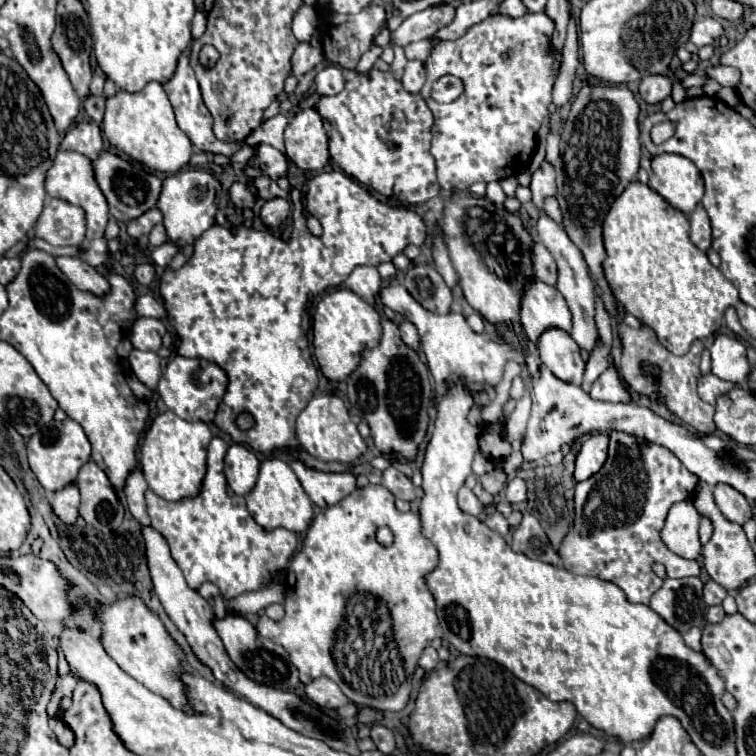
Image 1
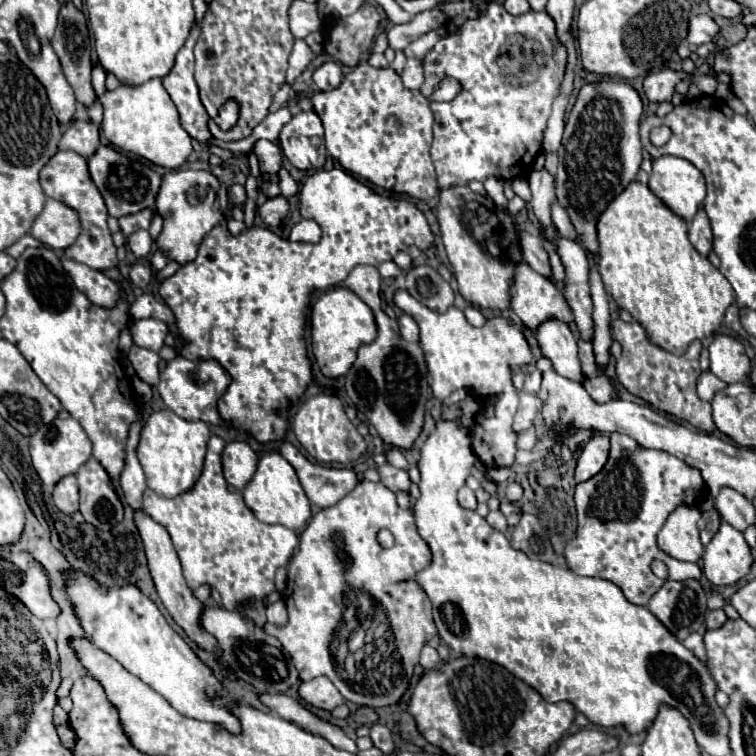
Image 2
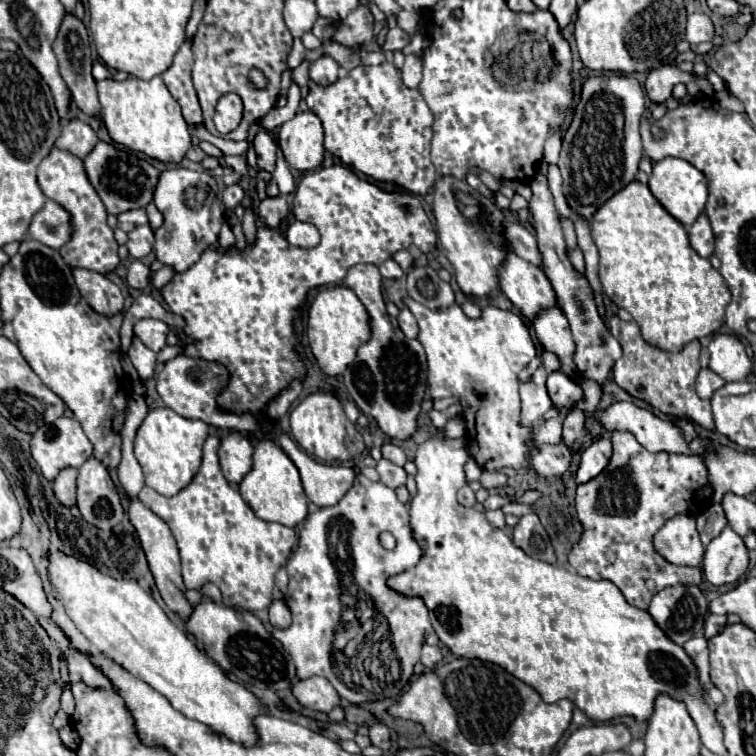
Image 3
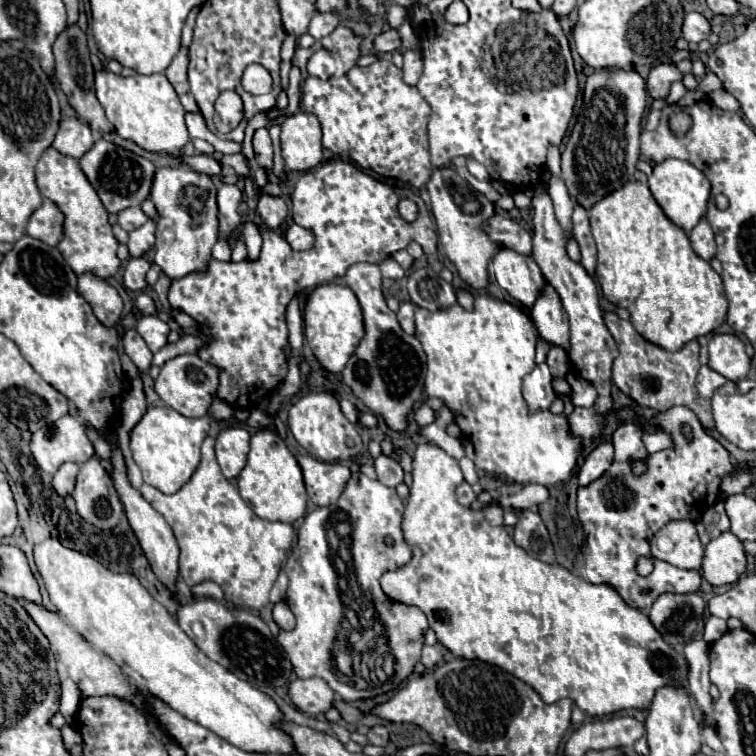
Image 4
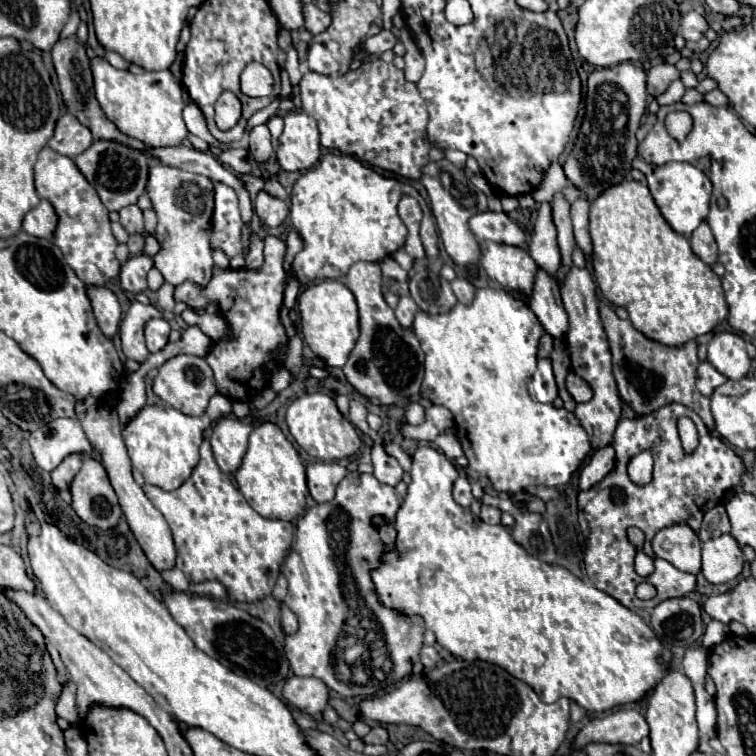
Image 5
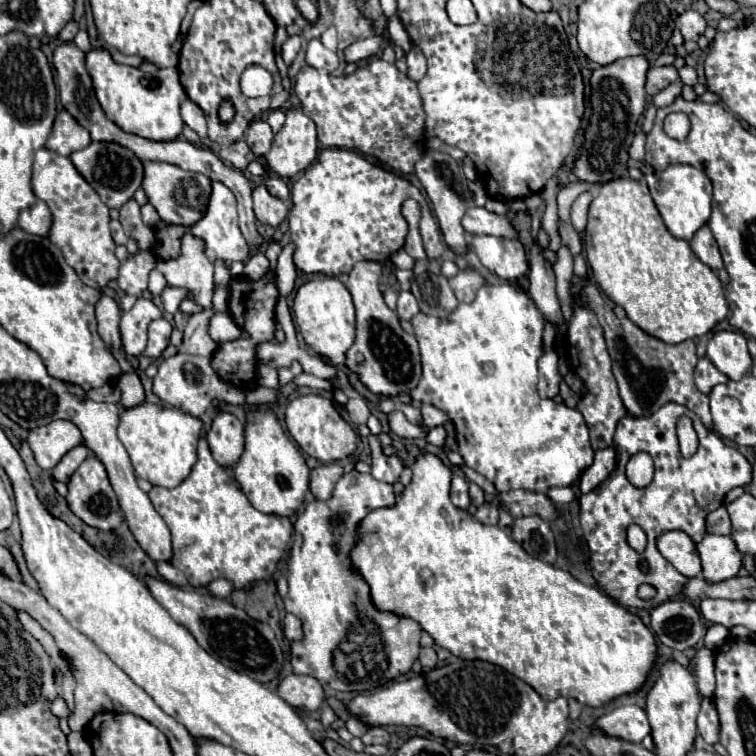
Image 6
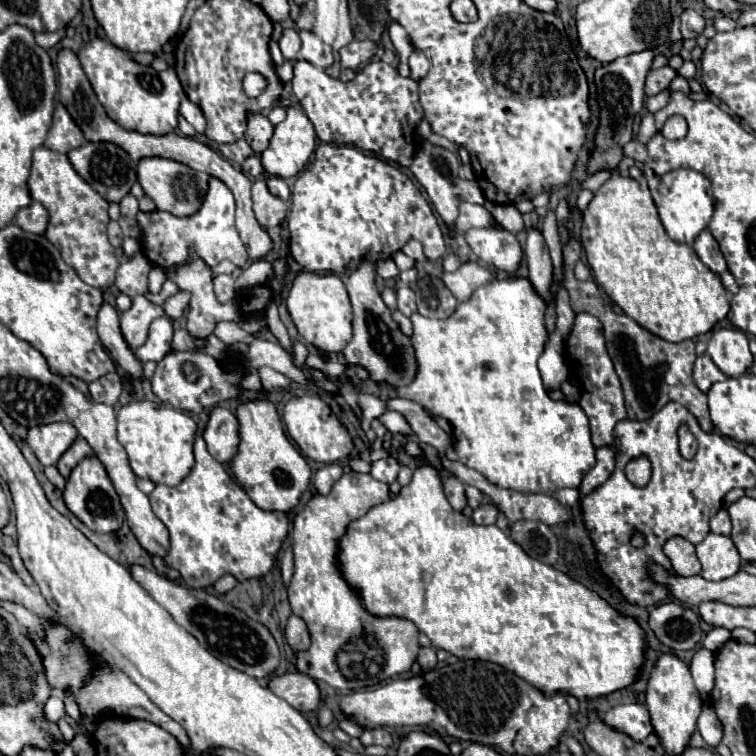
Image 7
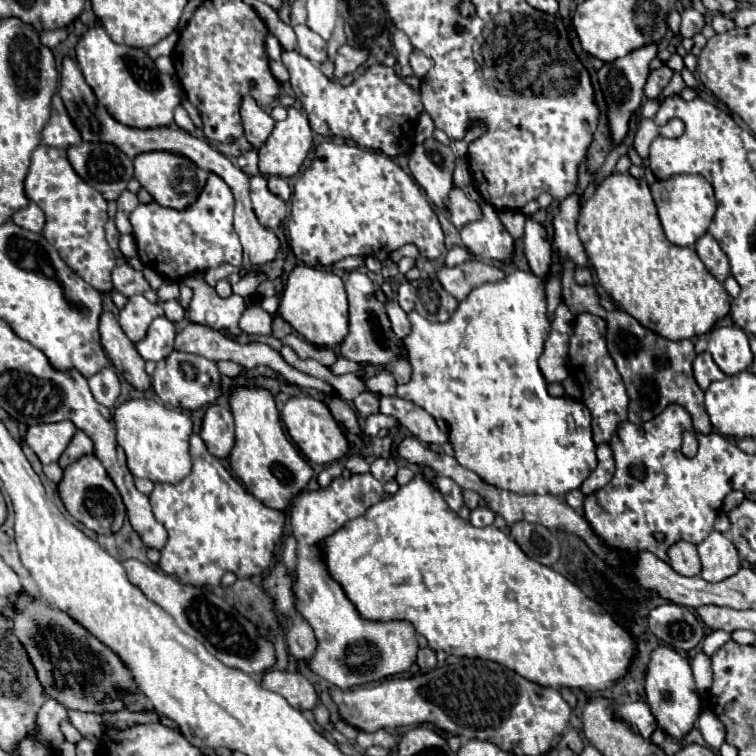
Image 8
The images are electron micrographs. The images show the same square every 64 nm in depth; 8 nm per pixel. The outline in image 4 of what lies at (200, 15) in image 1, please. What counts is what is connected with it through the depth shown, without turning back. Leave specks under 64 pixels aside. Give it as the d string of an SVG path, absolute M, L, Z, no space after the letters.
M180 48L180 52L174 56L172 64L164 70L164 74L166 74L168 82L174 86L184 110L186 112L198 112L196 100L192 98L192 92L190 92L190 86L188 86L186 70L188 70L188 48Z

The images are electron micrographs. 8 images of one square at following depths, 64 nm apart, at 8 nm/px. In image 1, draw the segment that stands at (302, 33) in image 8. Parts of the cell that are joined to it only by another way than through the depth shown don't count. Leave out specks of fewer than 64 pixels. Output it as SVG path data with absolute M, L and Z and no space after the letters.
M326 66L318 76L316 76L316 92L320 96L332 96L344 90L344 76L338 66Z

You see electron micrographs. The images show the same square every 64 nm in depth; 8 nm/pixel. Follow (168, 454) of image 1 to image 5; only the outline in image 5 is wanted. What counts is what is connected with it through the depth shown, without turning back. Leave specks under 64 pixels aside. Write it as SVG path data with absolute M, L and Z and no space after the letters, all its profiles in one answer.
M221 394L213 396L204 415L194 418L186 416L176 408L162 408L162 406L144 406L124 428L124 444L132 466L138 468L146 480L146 484L158 486L162 490L176 490L180 488L192 474L194 466L198 464L198 448L204 438L204 430L223 416L232 412L232 401Z

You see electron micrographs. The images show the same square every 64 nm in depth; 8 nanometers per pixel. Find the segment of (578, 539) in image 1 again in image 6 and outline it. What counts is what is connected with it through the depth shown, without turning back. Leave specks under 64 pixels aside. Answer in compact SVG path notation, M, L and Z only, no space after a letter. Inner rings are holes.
M668 402L646 418L622 418L614 436L614 450L616 470L596 490L580 496L580 526L590 550L590 570L602 592L622 606L652 610L660 602L680 596L684 582L688 582L684 574L680 574L664 556L660 556L656 538L668 530L684 530L694 542L700 542L706 534L706 516L722 504L726 492L752 480L752 466L736 448L728 446L718 434L706 430L692 410L676 402ZM680 416L688 416L694 422L700 438L698 454L690 458L682 458L678 448L676 420ZM638 452L648 452L654 460L654 480L646 488L632 486L624 472L628 458ZM630 524L638 524L648 536L648 544L642 554L632 550L626 542L626 528ZM640 560L650 564L650 572L640 572ZM640 584L654 586L658 590L656 598L640 600L636 596Z

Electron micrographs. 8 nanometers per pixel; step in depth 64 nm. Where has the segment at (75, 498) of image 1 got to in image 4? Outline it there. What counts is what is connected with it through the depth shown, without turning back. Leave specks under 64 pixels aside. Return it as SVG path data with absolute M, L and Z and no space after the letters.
M66 462L58 468L58 472L52 478L52 486L58 492L58 496L66 498L74 492L74 482L76 482L76 474L78 474L78 464L74 462Z

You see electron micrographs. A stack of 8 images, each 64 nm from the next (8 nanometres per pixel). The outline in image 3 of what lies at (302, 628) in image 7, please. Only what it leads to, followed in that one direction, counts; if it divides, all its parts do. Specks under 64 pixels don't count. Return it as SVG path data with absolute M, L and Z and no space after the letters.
M272 602L268 608L270 624L274 628L288 628L290 626L290 616L286 614L286 606L282 602Z

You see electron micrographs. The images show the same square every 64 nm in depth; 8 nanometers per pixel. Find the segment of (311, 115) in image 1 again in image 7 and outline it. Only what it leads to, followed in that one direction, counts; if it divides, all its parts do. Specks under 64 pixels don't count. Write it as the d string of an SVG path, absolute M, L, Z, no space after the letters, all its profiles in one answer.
M296 106L286 112L286 120L274 128L270 146L260 154L264 170L280 178L296 176L316 150L316 134L308 116Z

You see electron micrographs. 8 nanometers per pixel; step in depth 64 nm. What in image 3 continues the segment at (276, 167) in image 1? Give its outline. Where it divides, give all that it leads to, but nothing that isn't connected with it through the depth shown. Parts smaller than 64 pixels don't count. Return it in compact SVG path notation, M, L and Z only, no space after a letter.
M258 132L252 144L254 144L254 150L258 154L260 170L274 172L274 166L276 166L276 144L274 144L272 136L266 134L266 132Z

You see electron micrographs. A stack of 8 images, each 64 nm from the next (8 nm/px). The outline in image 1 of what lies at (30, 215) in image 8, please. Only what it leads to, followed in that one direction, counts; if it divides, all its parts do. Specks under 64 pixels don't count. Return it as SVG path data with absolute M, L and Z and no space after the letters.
M48 198L34 230L52 246L78 246L86 238L86 214L80 206Z

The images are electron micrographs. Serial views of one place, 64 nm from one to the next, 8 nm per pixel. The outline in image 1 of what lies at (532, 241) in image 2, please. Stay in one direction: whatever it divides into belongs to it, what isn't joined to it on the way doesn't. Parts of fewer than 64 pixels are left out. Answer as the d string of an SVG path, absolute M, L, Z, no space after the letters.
M540 242L534 244L532 254L534 254L536 278L538 278L540 282L548 282L550 286L556 286L556 262L554 262L552 254L550 254Z

